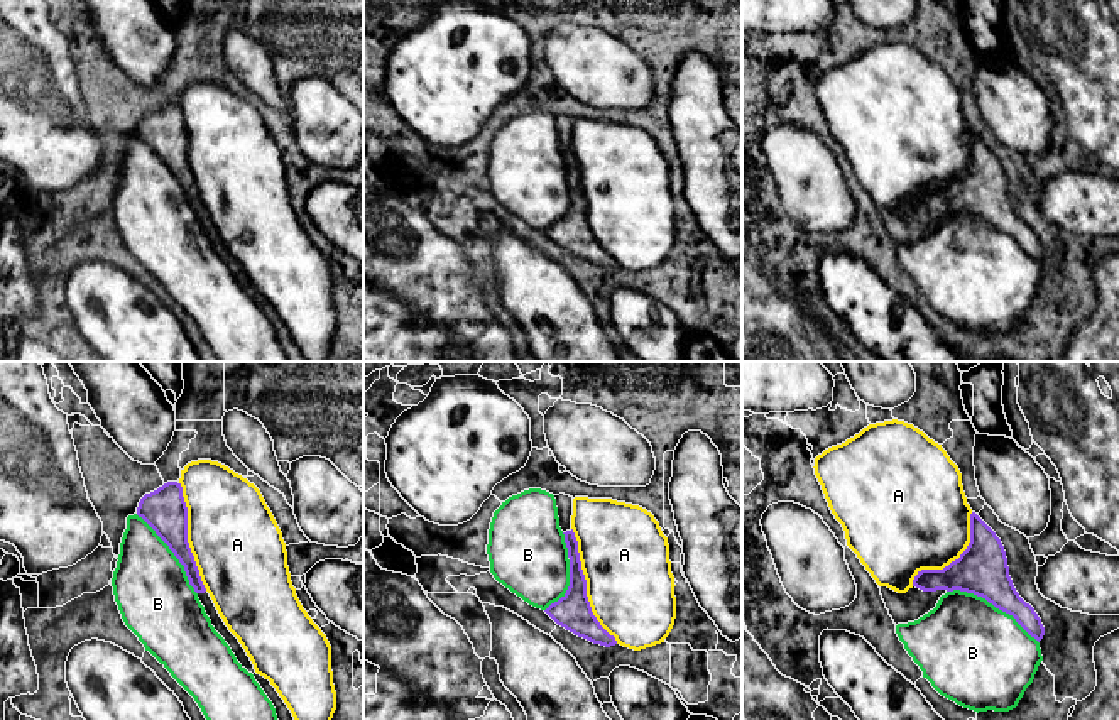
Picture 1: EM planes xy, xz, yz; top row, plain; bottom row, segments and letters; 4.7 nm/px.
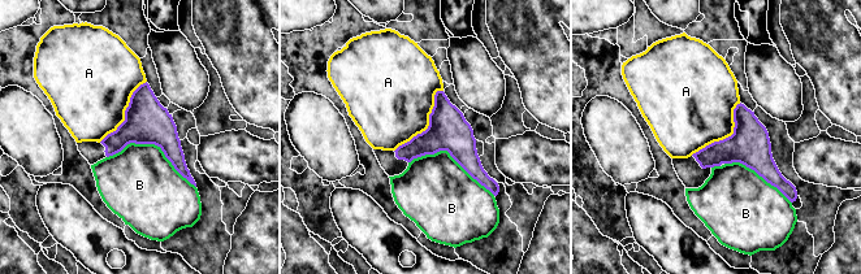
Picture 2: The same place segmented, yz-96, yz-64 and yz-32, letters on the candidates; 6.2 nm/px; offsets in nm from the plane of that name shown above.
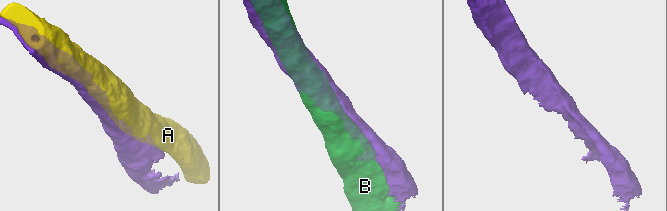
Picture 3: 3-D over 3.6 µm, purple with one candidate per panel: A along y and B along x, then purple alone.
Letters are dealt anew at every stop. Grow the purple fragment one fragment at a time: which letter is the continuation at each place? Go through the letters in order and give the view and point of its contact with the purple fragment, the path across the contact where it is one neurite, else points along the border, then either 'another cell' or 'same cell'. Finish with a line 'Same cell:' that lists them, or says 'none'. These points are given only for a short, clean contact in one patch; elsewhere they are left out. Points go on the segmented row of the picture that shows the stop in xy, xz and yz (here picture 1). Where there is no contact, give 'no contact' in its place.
A: meets purple in xz at (585, 585); another cell
B: meets purple in yz at (993, 604); another cell
Same cell: none

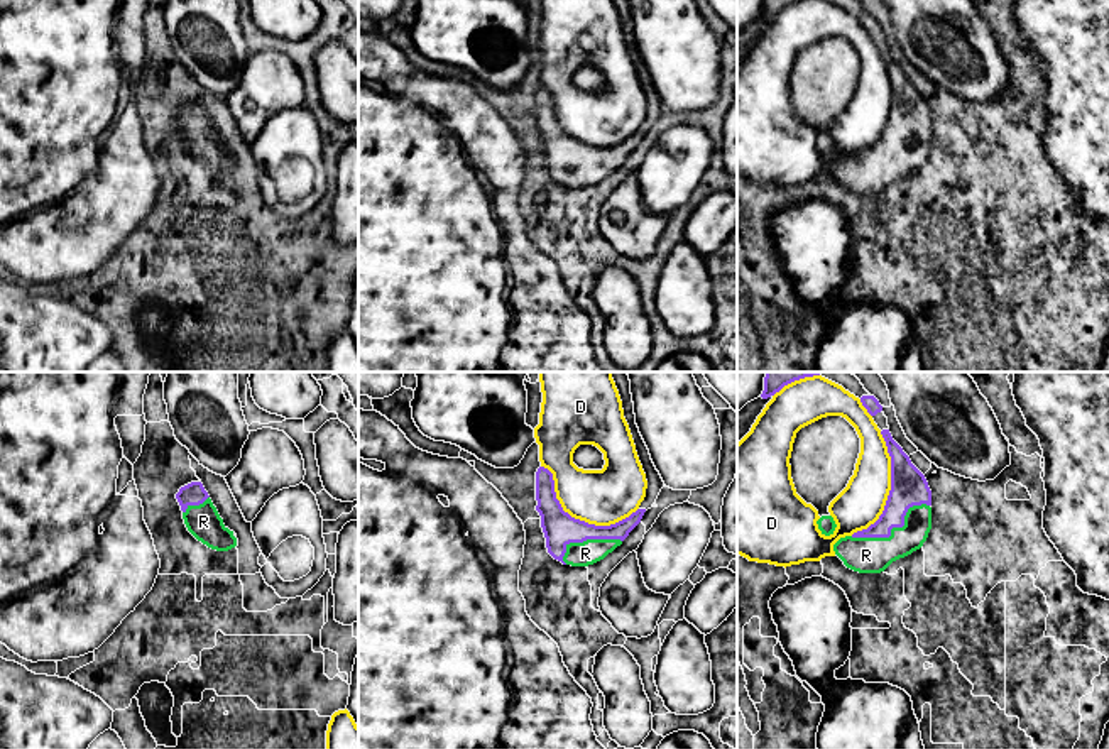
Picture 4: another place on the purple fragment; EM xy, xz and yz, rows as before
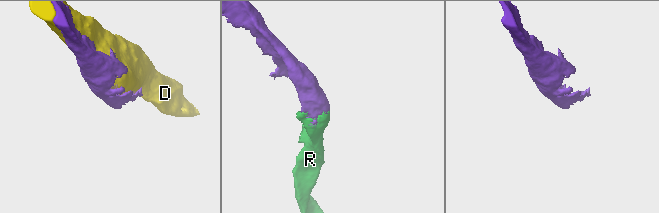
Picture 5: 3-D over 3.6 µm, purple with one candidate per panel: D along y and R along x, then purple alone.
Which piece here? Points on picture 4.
D: meets purple in xz at (579, 519); another cell
R: meets purple in yz at (893, 526); same cell
Same cell: R

